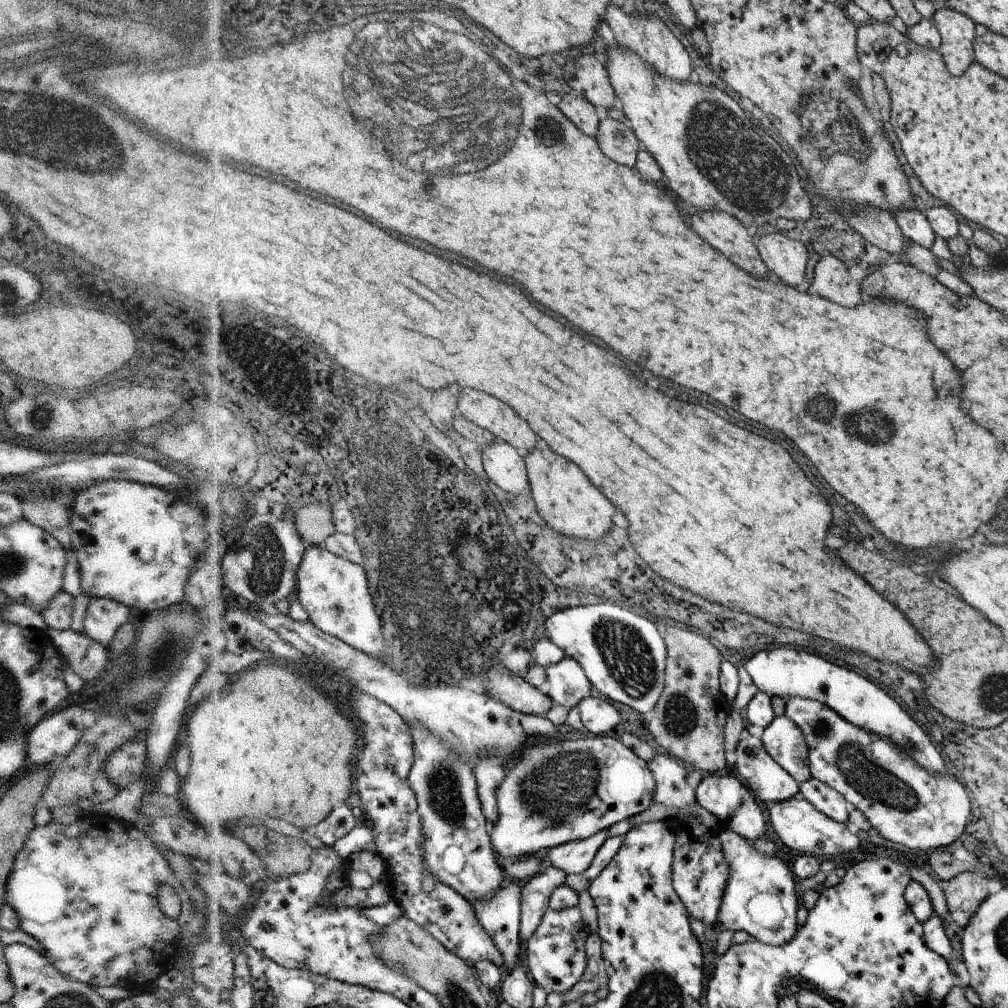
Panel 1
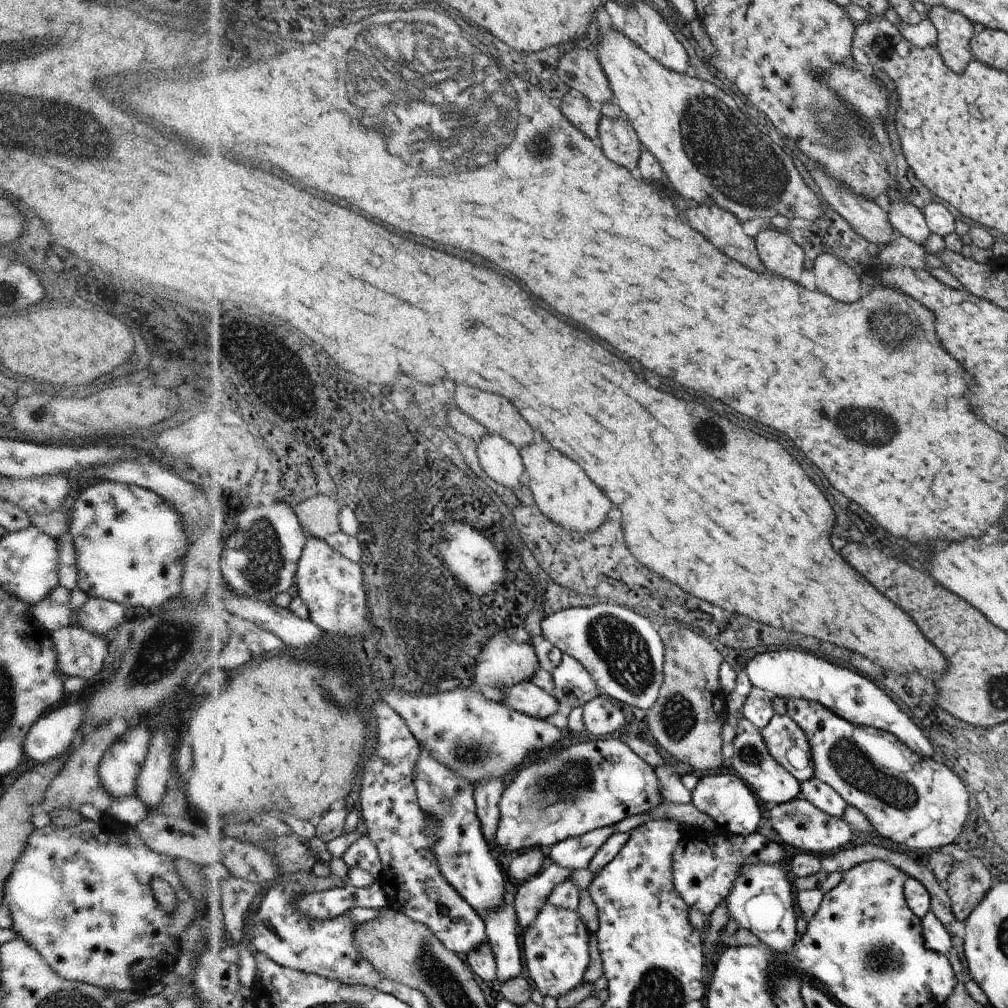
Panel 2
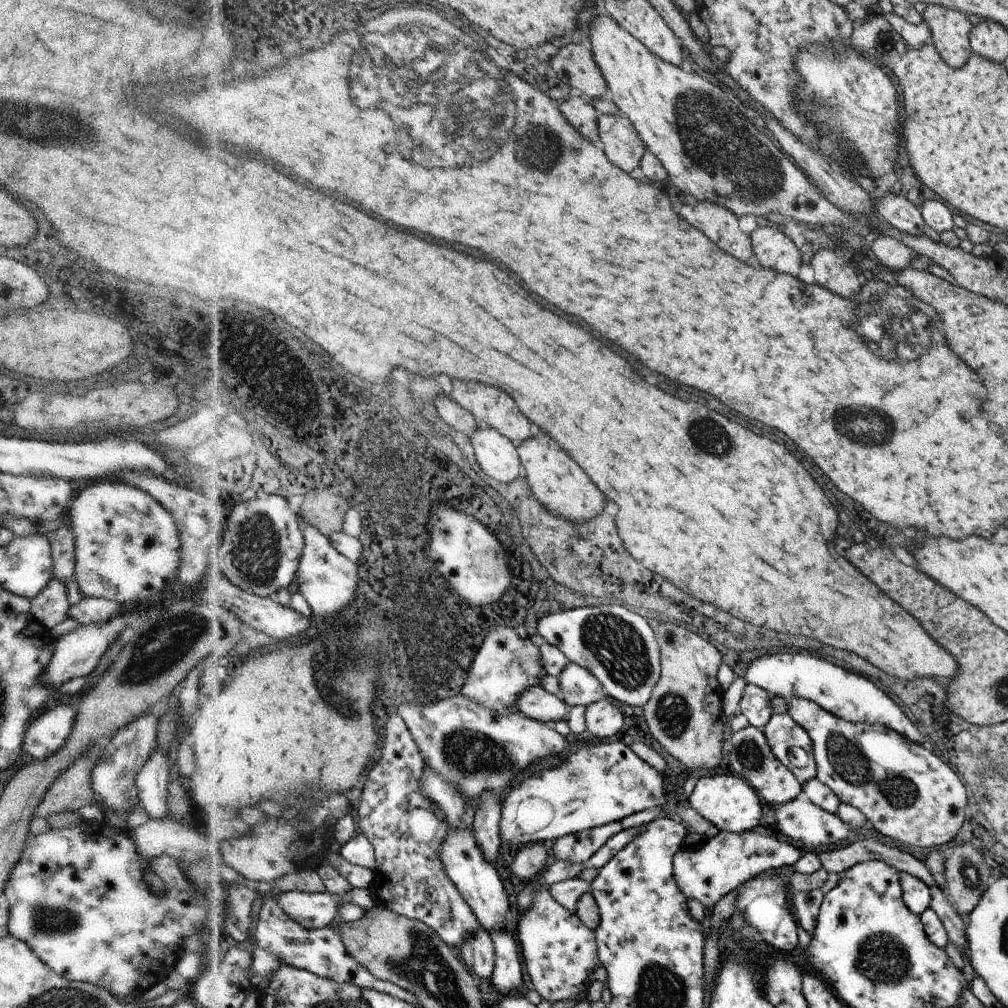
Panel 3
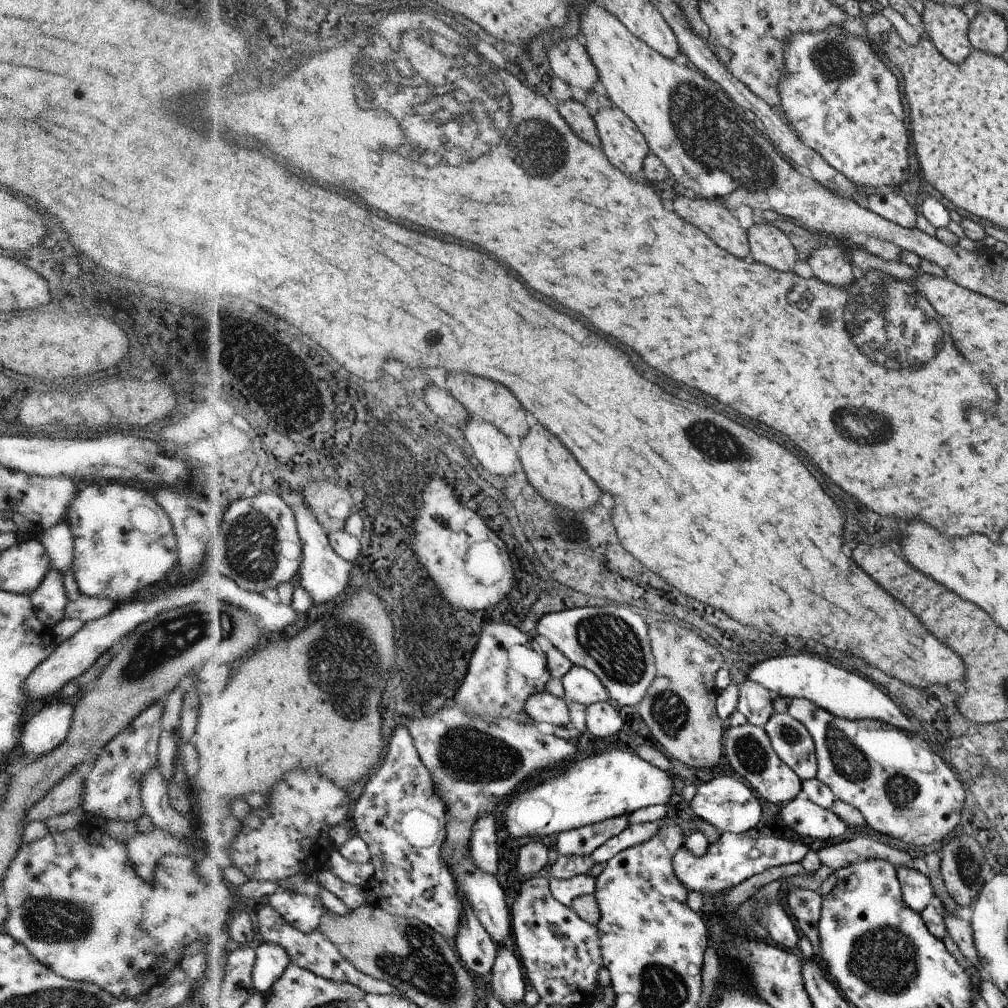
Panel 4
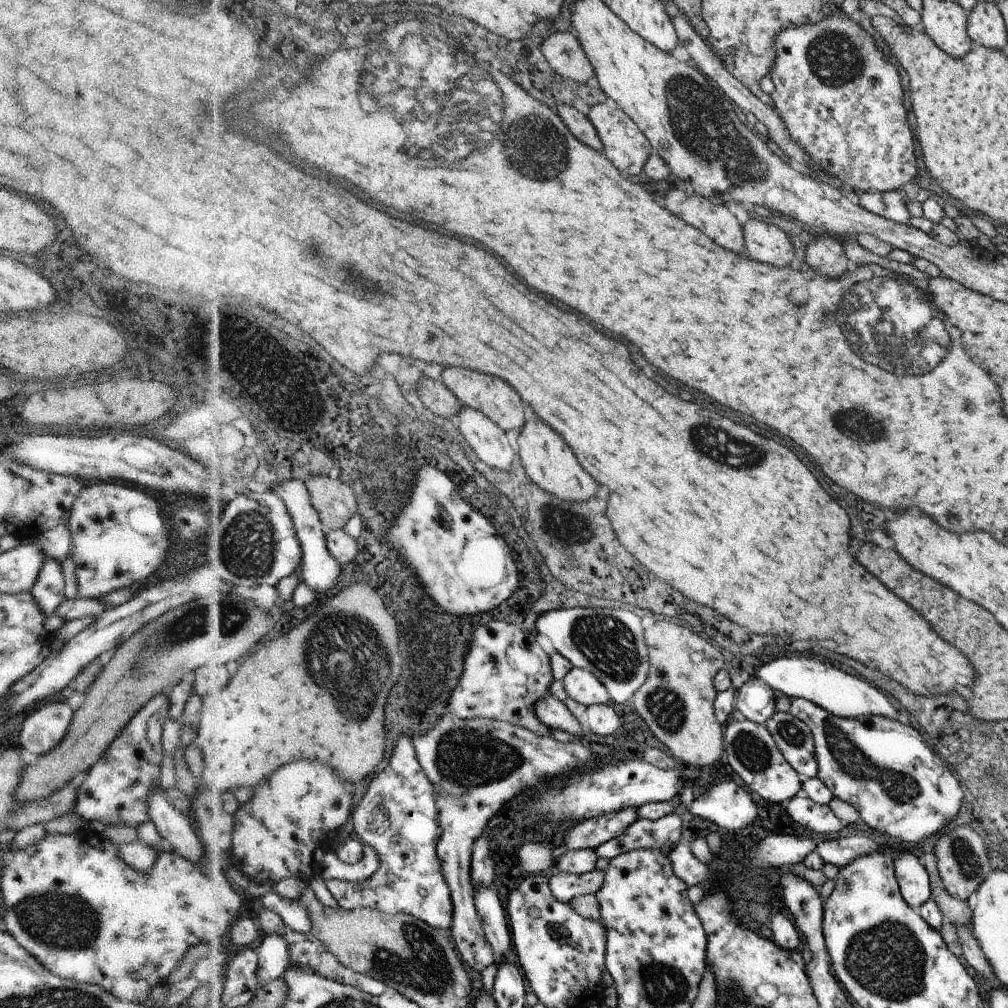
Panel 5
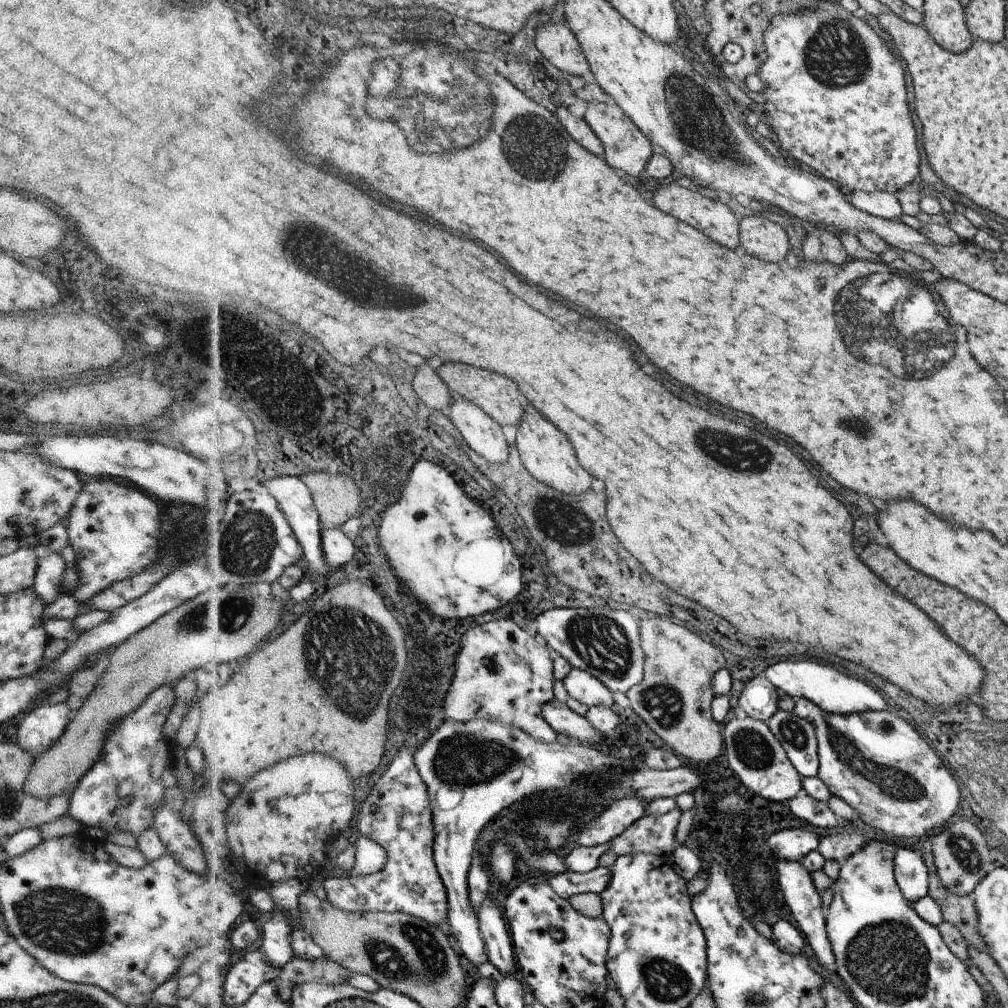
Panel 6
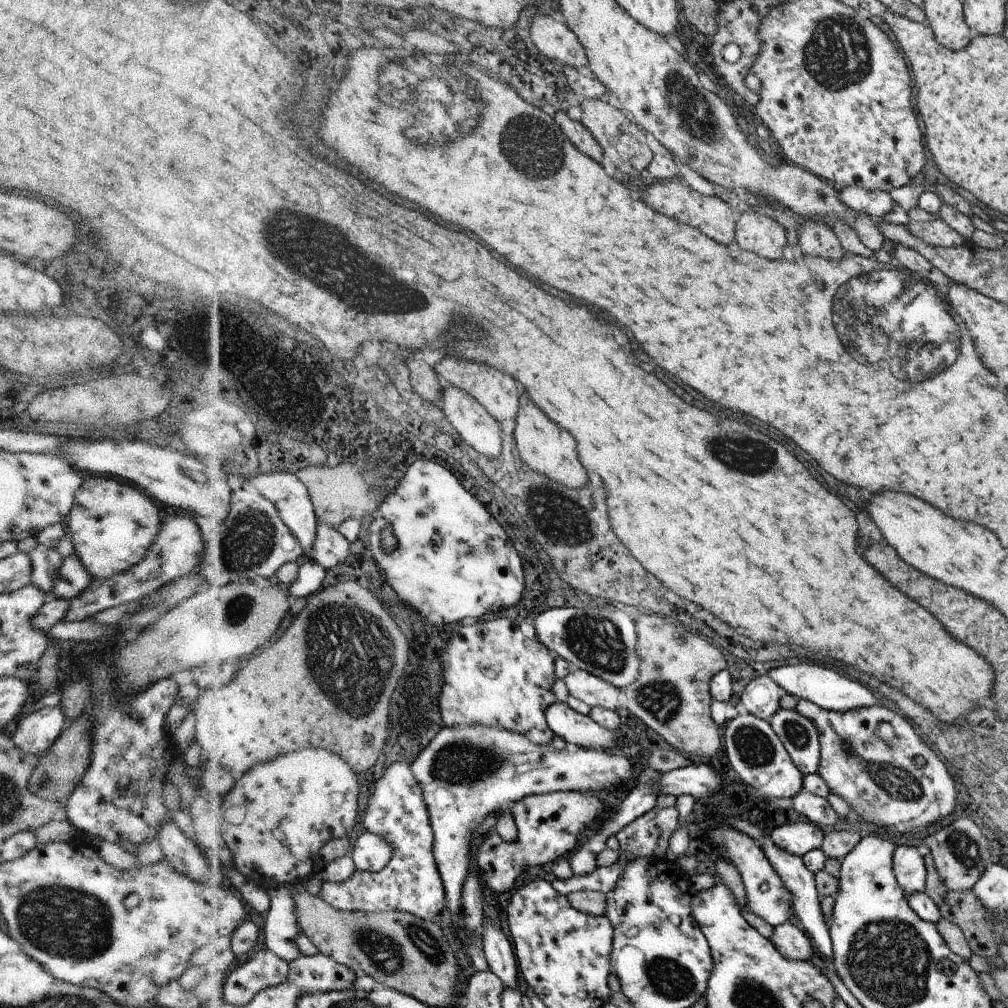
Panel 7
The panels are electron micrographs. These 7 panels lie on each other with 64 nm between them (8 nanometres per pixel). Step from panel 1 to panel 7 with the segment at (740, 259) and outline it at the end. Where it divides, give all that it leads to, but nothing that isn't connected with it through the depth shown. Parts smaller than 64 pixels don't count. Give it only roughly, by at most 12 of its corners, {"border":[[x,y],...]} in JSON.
{"border":[[662,180],[644,192],[654,210],[732,244],[736,220],[718,196]]}

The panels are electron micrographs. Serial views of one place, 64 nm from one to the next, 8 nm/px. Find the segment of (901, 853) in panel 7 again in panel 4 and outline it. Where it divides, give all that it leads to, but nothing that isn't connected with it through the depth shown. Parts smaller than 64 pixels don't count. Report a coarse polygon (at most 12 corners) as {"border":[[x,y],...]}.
{"border":[[897,870],[904,902],[922,913],[935,903],[926,872]]}

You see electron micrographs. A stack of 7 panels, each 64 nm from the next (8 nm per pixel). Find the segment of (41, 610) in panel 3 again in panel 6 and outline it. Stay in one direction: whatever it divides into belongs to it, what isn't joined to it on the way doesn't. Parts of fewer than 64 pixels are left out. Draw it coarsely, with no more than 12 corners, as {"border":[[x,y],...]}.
{"border":[[39,544],[33,589],[44,604],[62,593],[61,554]]}

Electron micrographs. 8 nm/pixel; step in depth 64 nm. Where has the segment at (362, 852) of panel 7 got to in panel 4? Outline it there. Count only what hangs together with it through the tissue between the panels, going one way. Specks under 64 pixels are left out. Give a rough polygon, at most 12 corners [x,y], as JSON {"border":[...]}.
{"border":[[341,850],[328,867],[346,883],[368,888],[377,874],[372,863],[354,863]]}

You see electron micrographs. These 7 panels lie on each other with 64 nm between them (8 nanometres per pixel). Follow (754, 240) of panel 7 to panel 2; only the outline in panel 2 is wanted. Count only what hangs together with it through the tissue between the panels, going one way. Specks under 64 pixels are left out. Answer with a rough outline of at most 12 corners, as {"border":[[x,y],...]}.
{"border":[[764,230],[754,240],[764,268],[800,279],[805,251],[788,234]]}

